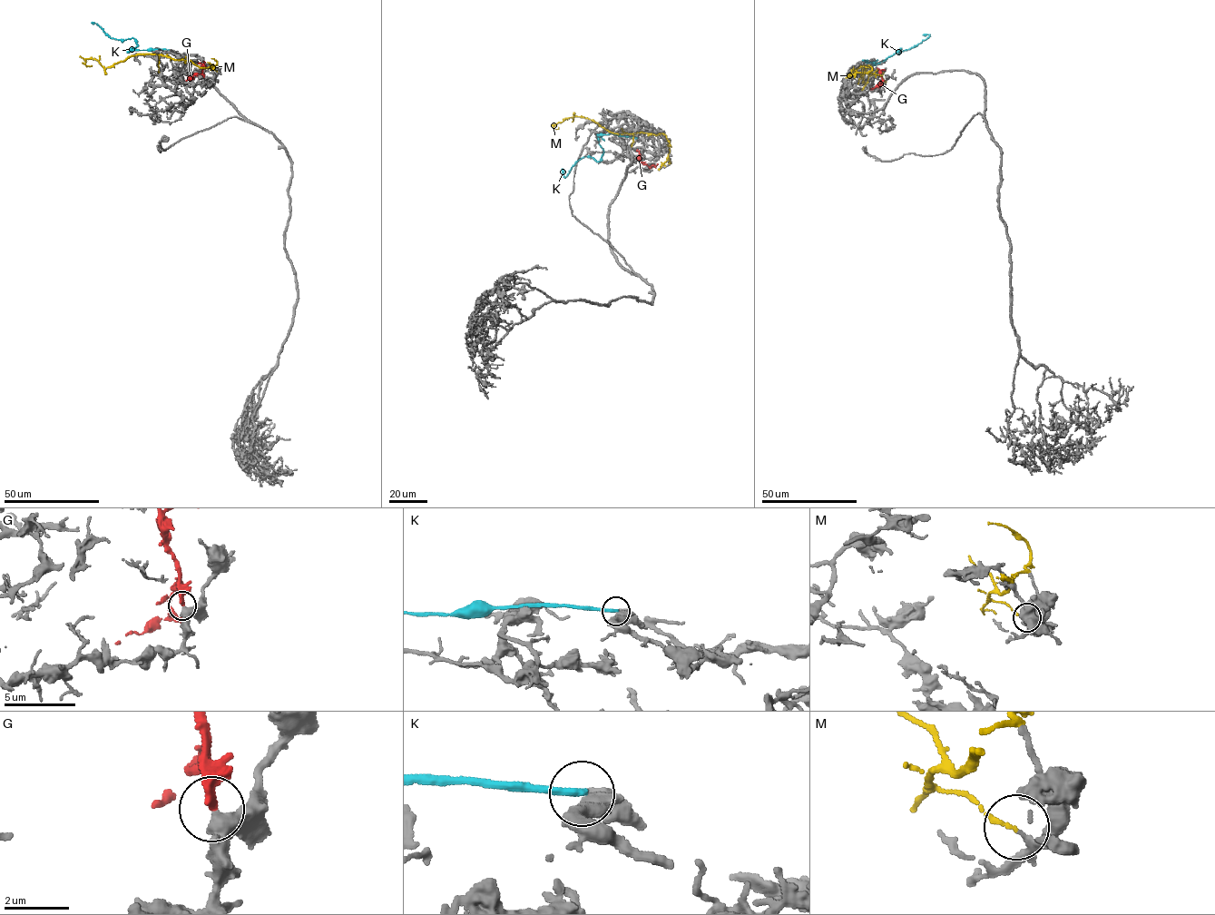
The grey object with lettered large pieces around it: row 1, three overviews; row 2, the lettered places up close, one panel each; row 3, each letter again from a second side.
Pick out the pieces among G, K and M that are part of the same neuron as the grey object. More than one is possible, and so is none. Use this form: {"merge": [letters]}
{"merge": ["G"]}

